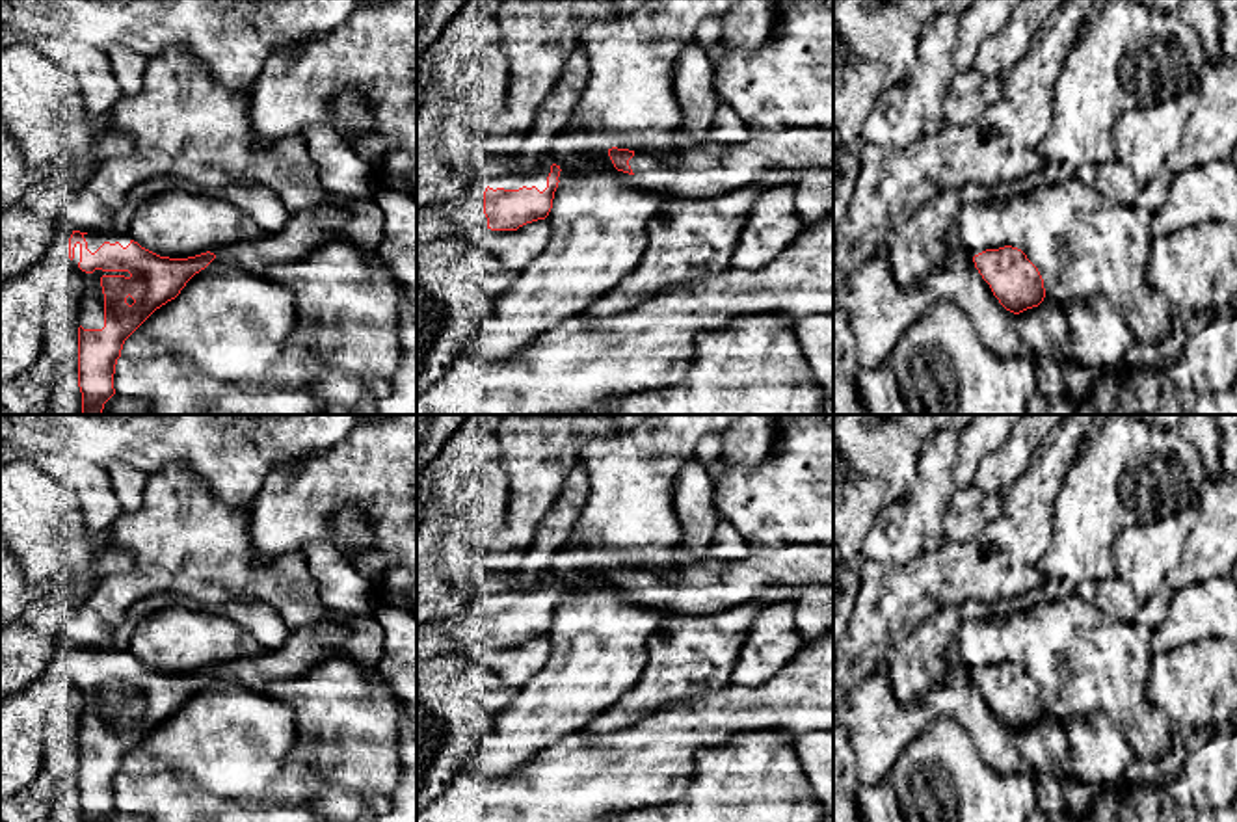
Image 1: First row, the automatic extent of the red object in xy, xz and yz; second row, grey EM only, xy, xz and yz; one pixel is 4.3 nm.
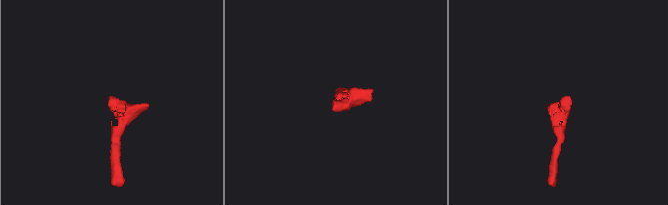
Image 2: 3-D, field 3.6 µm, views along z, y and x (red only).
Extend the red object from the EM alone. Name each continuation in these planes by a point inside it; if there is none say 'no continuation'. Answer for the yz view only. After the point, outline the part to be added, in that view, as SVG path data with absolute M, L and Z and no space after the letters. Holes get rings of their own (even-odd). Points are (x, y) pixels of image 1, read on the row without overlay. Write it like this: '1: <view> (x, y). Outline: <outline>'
no continuation

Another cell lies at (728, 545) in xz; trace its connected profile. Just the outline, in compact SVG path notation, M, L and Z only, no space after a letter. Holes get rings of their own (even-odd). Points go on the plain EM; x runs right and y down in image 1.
M720 517L714 530L712 545L705 554L724 562L742 562L752 556L753 549L735 532L735 528Z

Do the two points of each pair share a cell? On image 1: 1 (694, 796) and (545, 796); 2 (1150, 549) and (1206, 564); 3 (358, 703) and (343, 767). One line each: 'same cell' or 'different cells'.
1: different cells
2: different cells
3: same cell

